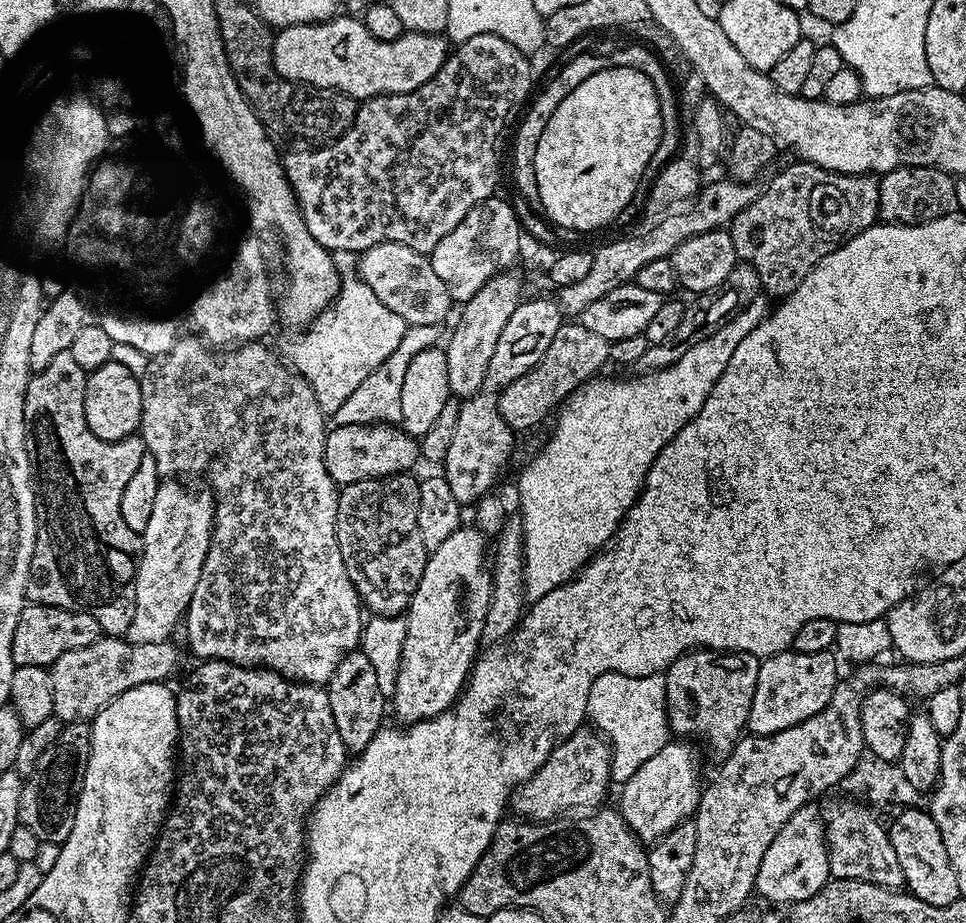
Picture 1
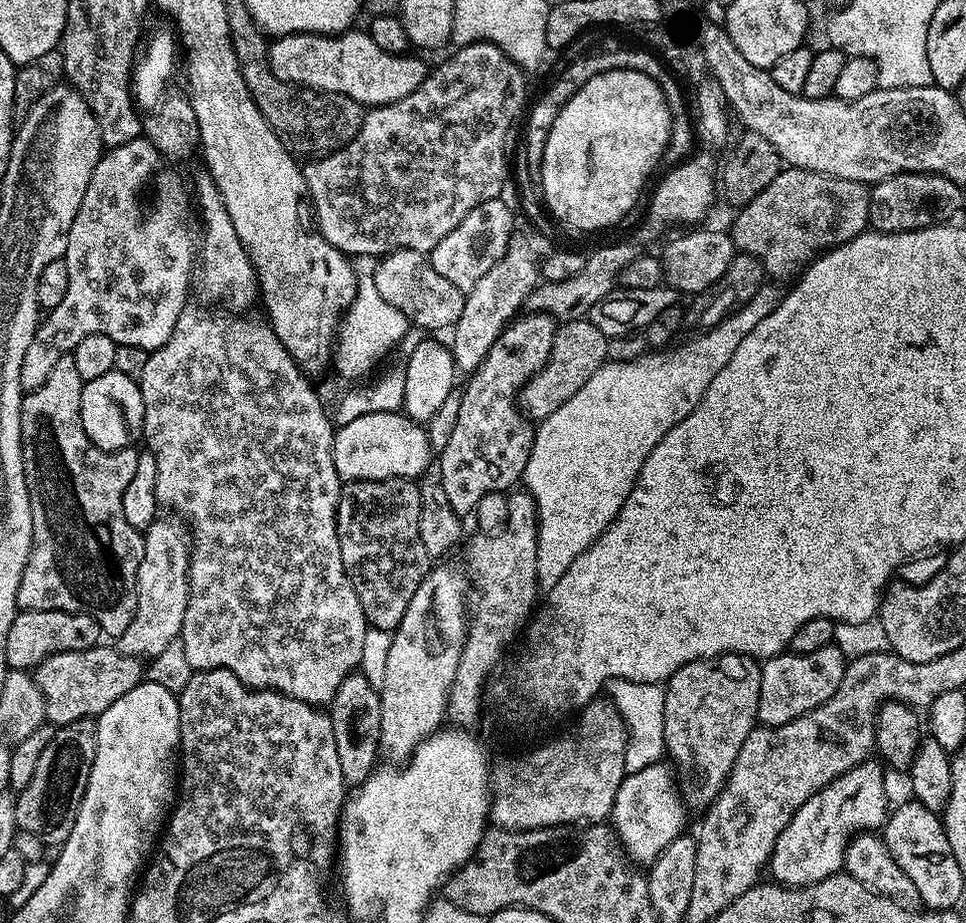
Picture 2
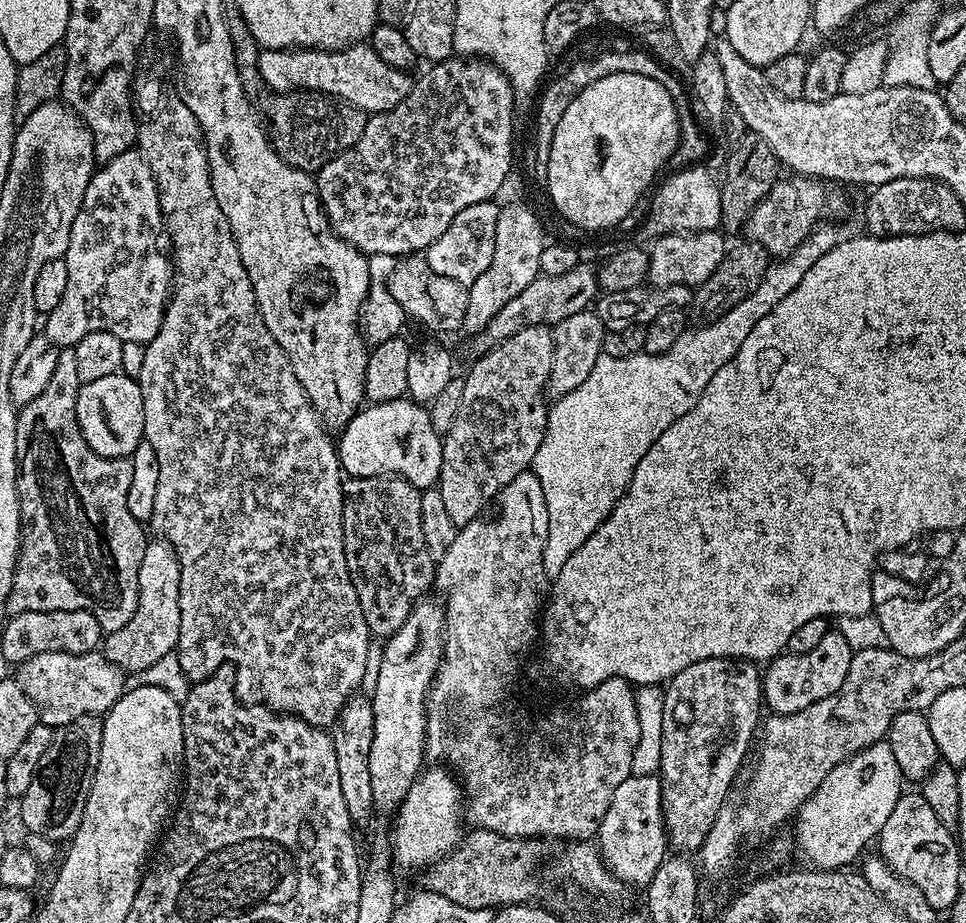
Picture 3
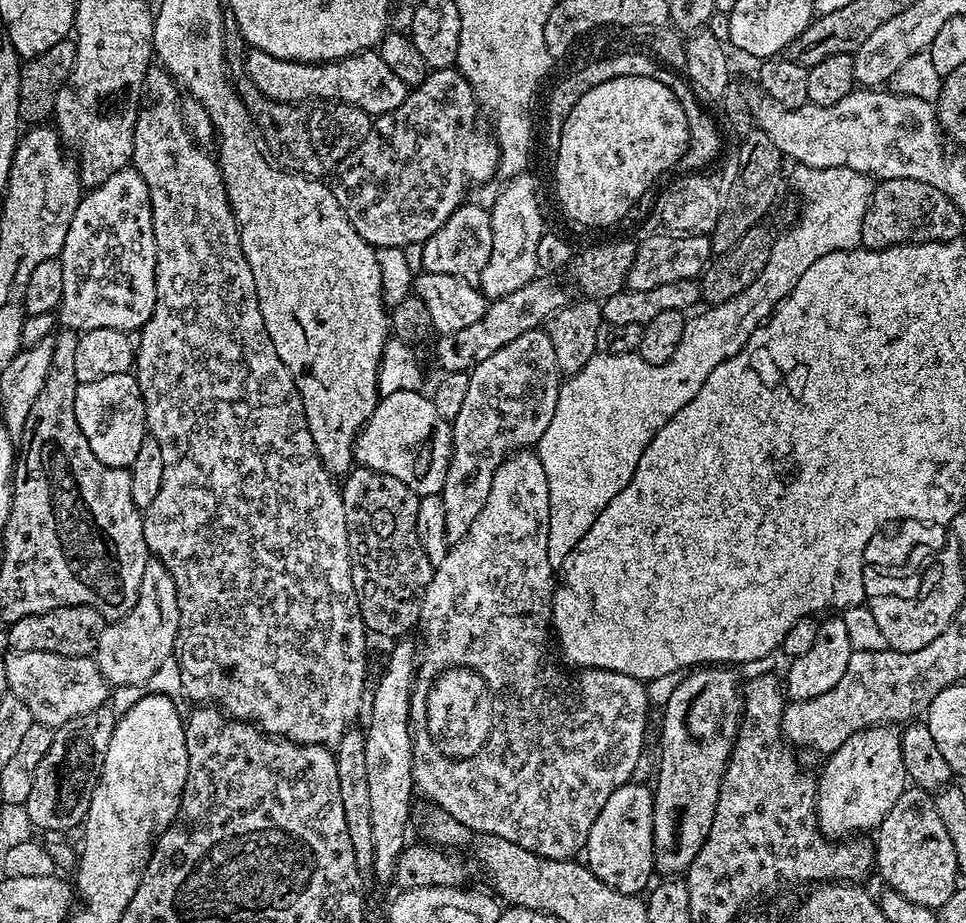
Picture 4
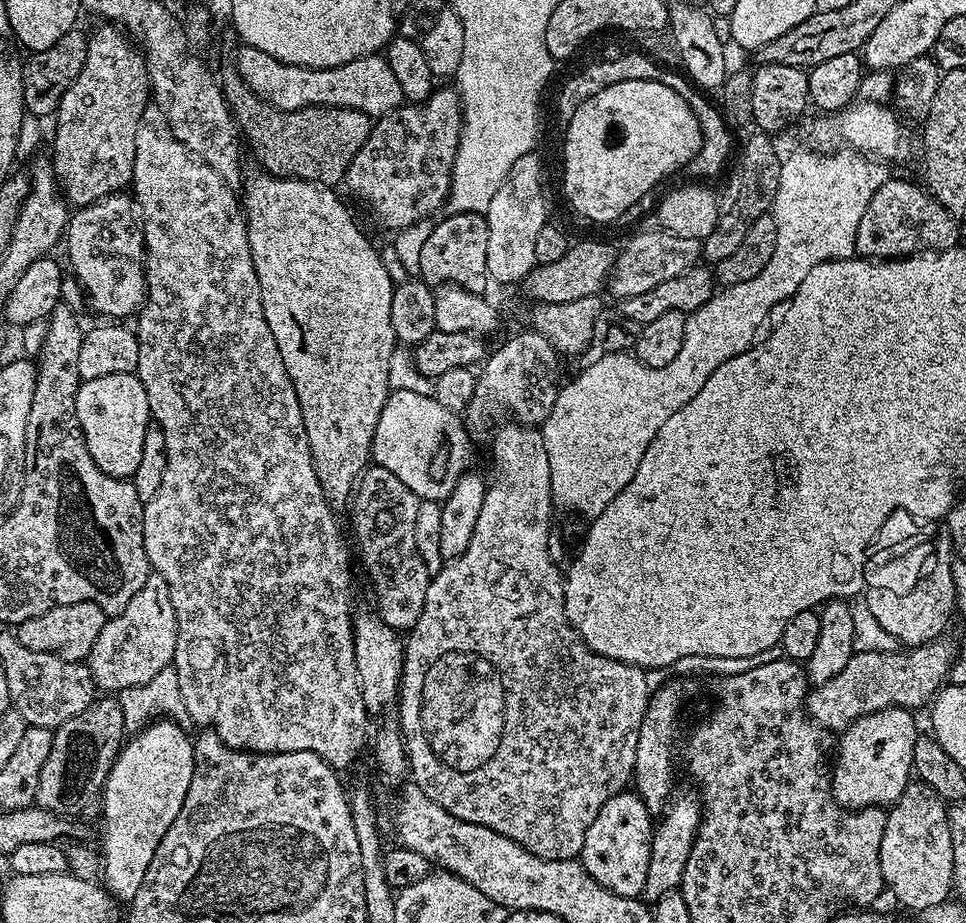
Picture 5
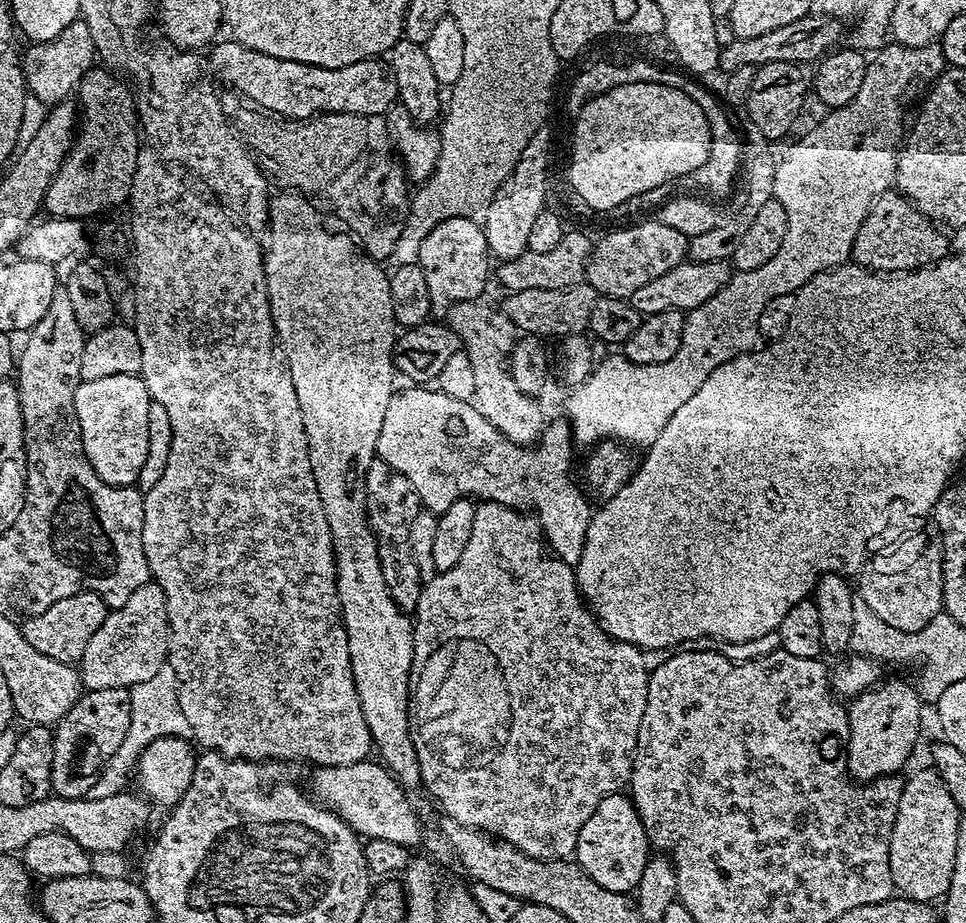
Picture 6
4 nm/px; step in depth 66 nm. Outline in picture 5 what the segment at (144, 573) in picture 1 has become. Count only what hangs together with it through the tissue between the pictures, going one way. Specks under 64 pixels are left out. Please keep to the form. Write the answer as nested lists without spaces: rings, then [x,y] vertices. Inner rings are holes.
[[[152,574],[134,598],[130,598],[130,606],[122,610],[116,616],[105,619],[102,626],[102,634],[98,634],[98,642],[94,642],[94,650],[87,658],[88,669],[97,689],[108,694],[119,694],[127,688],[142,686],[158,674],[158,670],[169,667],[173,663],[176,654],[176,615],[174,614],[174,602],[170,602],[170,590],[161,576]]]

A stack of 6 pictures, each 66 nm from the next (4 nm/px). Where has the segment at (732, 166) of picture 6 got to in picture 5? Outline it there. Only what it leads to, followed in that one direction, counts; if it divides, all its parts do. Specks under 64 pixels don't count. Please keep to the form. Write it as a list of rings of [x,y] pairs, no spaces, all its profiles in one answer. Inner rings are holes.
[[[628,52],[621,60],[610,60],[610,58],[600,58],[600,88],[606,90],[606,86],[610,86],[619,80],[653,80],[654,82],[662,82],[666,86],[670,86],[670,90],[674,90],[674,94],[685,100],[686,106],[690,106],[690,110],[694,110],[694,118],[698,118],[698,126],[704,131],[704,144],[702,147],[702,161],[704,160],[704,176],[708,180],[712,180],[720,171],[729,167],[730,161],[734,156],[734,144],[732,148],[733,129],[724,118],[724,114],[714,103],[711,104],[707,100],[705,93],[697,88],[695,84],[689,82],[679,71],[671,72],[668,68],[663,68],[660,64],[655,64],[648,56],[642,53]]]

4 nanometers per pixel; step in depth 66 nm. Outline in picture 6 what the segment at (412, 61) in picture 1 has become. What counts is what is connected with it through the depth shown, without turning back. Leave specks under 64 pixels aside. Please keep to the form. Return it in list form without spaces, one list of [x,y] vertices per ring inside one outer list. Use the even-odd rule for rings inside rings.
[[[224,39],[211,45],[208,60],[206,56],[207,67],[208,64],[212,67],[213,74],[224,86],[231,86],[255,107],[271,115],[308,120],[322,112],[341,112],[375,118],[391,104],[397,103],[396,79],[387,63],[379,59],[354,62],[341,68],[319,68],[302,62],[270,58],[270,54],[250,50],[234,39]]]

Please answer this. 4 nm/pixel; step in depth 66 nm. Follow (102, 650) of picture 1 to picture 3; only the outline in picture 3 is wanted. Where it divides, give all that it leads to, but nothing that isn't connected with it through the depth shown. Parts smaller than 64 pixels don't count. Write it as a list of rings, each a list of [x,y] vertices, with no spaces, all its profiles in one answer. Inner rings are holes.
[[[100,650],[86,654],[34,654],[34,658],[15,669],[14,678],[26,690],[30,702],[34,702],[39,723],[53,730],[74,722],[74,718],[107,713],[126,691],[124,669],[106,659]]]

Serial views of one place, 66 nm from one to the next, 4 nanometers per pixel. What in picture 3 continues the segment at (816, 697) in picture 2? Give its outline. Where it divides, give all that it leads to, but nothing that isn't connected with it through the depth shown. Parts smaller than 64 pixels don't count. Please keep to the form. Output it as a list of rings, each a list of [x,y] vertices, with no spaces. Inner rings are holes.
[[[830,630],[826,638],[822,638],[822,642],[818,642],[818,646],[807,654],[788,652],[777,656],[762,672],[762,700],[767,711],[778,716],[789,716],[798,714],[798,710],[806,710],[806,706],[822,702],[822,698],[830,698],[830,694],[834,694],[834,690],[846,682],[852,653],[851,646],[842,634]]]

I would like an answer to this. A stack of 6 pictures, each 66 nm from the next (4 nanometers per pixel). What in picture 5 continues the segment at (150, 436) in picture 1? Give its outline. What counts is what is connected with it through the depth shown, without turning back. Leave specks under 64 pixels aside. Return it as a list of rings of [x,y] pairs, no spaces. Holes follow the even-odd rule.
[[[134,147],[134,174],[130,185],[131,195],[134,197],[135,207],[138,209],[138,219],[144,231],[144,273],[148,283],[148,294],[144,301],[144,307],[138,313],[140,325],[135,325],[134,331],[138,342],[138,366],[135,375],[140,377],[142,386],[146,390],[148,410],[151,419],[160,425],[162,434],[166,434],[166,474],[162,474],[162,482],[154,493],[154,498],[146,501],[144,506],[144,521],[142,522],[142,538],[144,549],[151,571],[161,576],[170,590],[170,602],[174,602],[174,614],[176,615],[176,654],[174,667],[178,674],[178,690],[182,690],[182,702],[186,702],[186,714],[189,721],[204,730],[211,730],[222,738],[222,742],[231,748],[240,748],[243,752],[313,752],[318,754],[331,767],[337,770],[345,770],[356,760],[356,755],[364,748],[364,739],[369,739],[368,720],[370,714],[362,702],[362,690],[358,682],[358,670],[356,669],[356,655],[354,654],[354,611],[352,612],[352,572],[348,569],[348,548],[340,537],[340,528],[336,525],[336,516],[333,505],[329,504],[322,486],[318,482],[318,474],[314,470],[314,462],[310,454],[310,442],[306,438],[306,426],[302,422],[302,410],[298,406],[298,394],[290,382],[290,374],[282,362],[282,354],[278,354],[278,342],[274,342],[274,334],[270,334],[270,326],[266,326],[266,314],[262,310],[262,294],[258,286],[258,274],[254,270],[254,262],[250,254],[250,242],[248,241],[248,226],[246,217],[242,211],[241,201],[234,193],[233,185],[227,184],[213,168],[197,160],[190,152],[186,156],[180,156],[184,164],[176,164],[176,156],[168,156],[168,164],[164,164],[164,156],[160,152],[152,152],[152,148]]]

